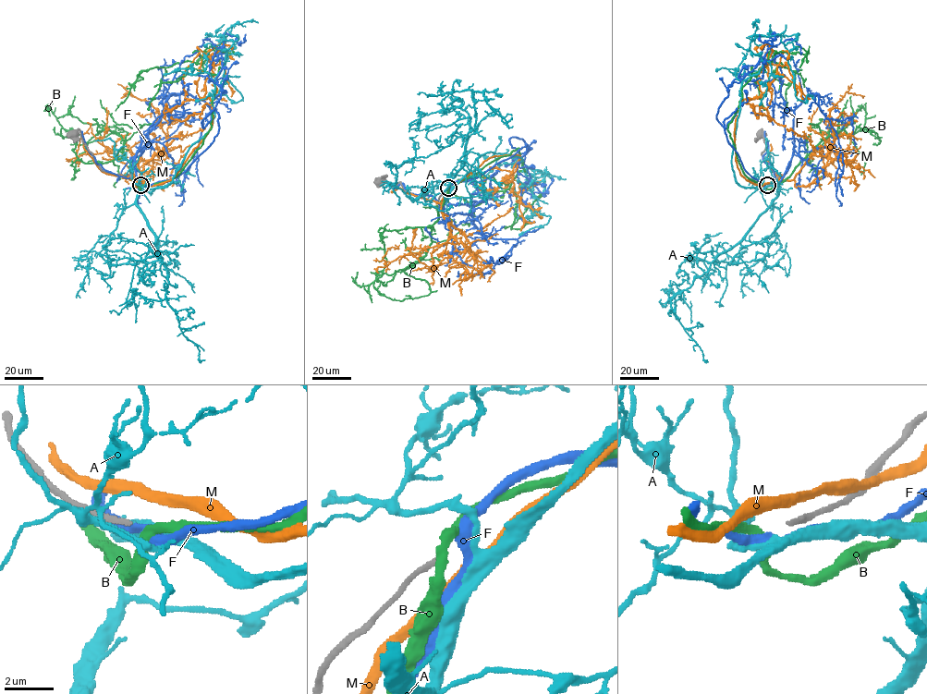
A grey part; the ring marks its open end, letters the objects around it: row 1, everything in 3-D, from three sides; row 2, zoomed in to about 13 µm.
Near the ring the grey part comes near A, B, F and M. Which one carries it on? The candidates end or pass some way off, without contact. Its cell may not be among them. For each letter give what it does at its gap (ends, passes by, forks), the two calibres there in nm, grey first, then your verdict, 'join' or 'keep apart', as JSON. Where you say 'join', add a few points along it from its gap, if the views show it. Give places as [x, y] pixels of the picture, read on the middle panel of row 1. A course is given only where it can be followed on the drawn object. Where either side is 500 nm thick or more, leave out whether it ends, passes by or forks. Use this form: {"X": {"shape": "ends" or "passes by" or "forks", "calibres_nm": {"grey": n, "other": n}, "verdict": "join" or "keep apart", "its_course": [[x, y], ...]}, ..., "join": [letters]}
{"A": {"shape": "passes by", "calibres_nm": {"grey": 200, "other": 280}, "verdict": "join", "its_course": [[450, 188], [486, 152], [520, 157], [531, 184], [534, 171], [546, 173], [530, 207], [551, 217], [518, 235]]}, "B": {"shape": "passes by", "calibres_nm": {"grey": 200, "other": 320}, "verdict": "keep apart"}, "F": {"shape": "passes by", "calibres_nm": {"grey": 200, "other": 400}, "verdict": "keep apart"}, "M": {"shape": "passes by", "calibres_nm": {"grey": 200, "other": 300}, "verdict": "keep apart"}, "join": ["A"]}

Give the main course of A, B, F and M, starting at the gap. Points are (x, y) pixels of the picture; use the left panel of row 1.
A: (142, 186), (166, 186), (209, 130), (215, 78), (237, 35), (222, 49), (225, 75), (243, 98), (211, 99)
B: (141, 186), (173, 179), (201, 147), (216, 76), (189, 61), (150, 67), (115, 110)
F: (141, 186), (177, 177), (218, 131), (213, 109), (201, 121), (221, 96), (223, 42), (237, 40), (223, 37)
M: (142, 183), (170, 180), (212, 125), (207, 103), (184, 120), (171, 117), (185, 99), (185, 71), (200, 52)

